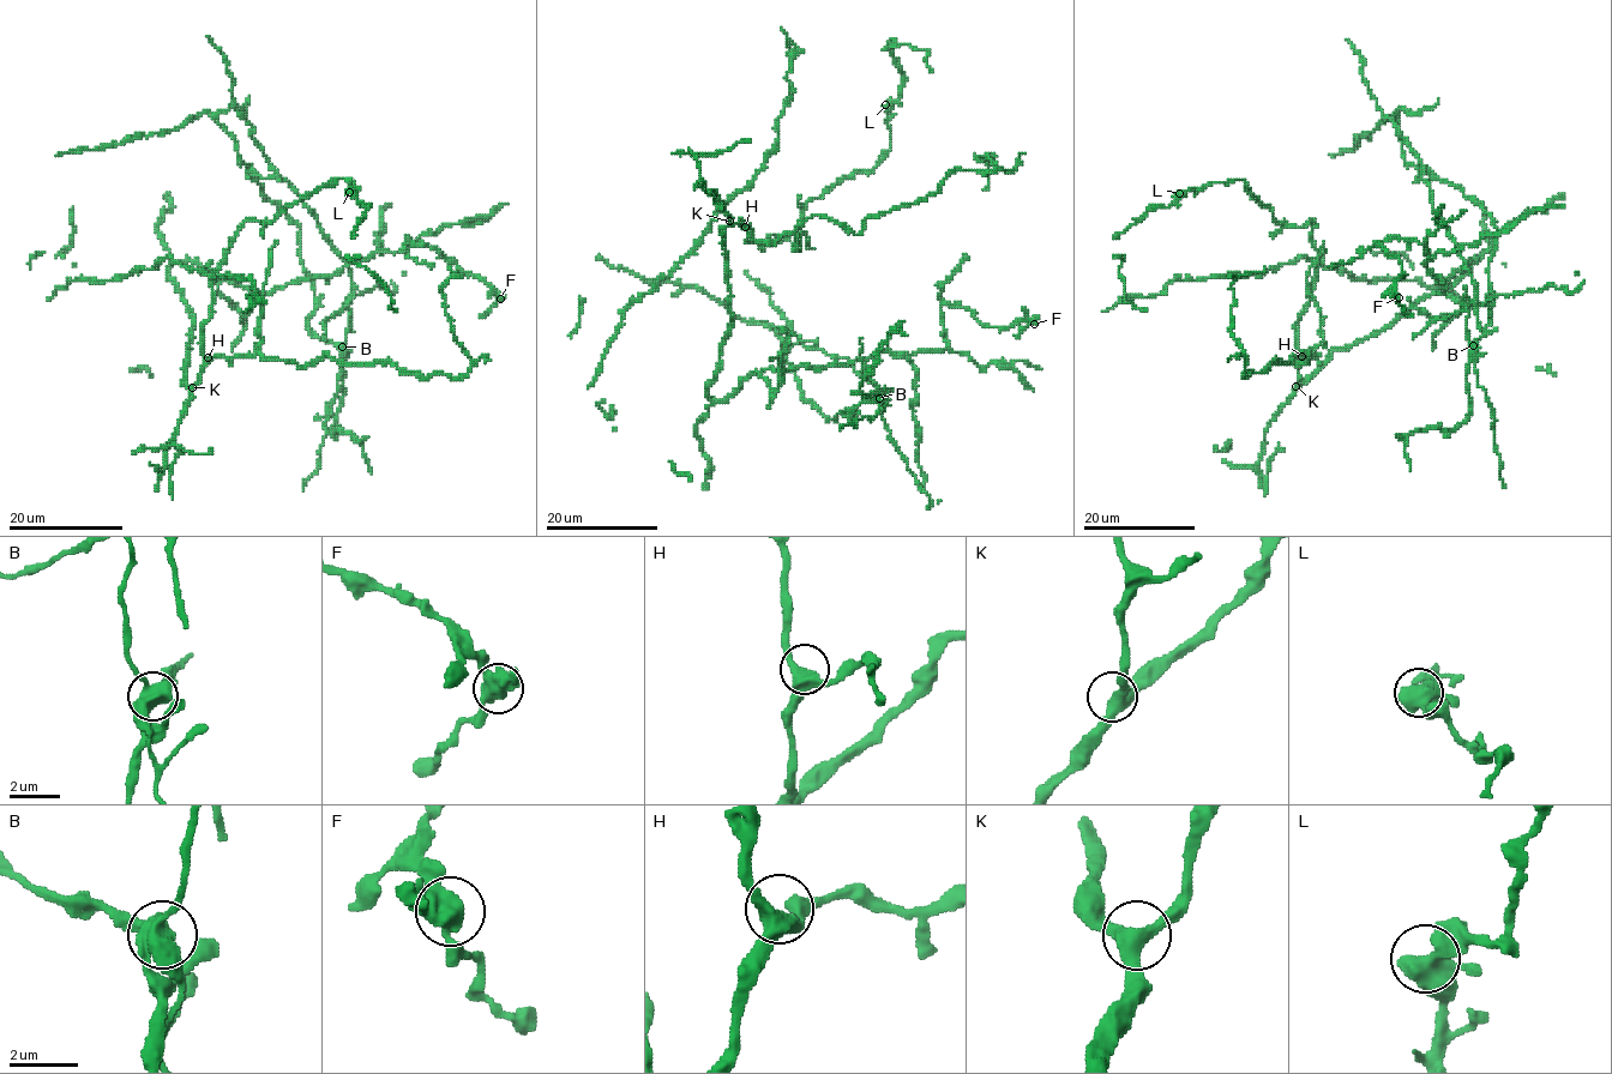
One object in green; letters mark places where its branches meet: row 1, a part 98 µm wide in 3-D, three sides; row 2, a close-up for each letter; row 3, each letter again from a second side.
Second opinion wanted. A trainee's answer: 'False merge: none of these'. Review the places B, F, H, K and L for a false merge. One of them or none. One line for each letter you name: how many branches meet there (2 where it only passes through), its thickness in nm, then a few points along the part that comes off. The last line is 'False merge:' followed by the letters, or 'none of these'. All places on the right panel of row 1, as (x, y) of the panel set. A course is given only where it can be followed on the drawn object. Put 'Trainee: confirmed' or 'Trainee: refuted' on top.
Trainee: refuted
B: Branches: 3. Thickness 550 nm. Course of the part to remove: (1473, 345), (1466, 306), (1475, 282), (1433, 210), (1415, 152), (1385, 119), (1346, 38)
False merge: B

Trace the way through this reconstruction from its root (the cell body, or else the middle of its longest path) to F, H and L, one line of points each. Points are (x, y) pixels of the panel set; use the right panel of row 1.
F: (1475, 263), (1445, 279), (1442, 294), (1420, 243), (1382, 240), (1401, 263), (1394, 284), (1399, 297)
H: (1475, 263), (1450, 287), (1420, 296), (1387, 326), (1354, 344), (1336, 348), (1299, 385), (1301, 356)
L: (1475, 263), (1299, 385), (1298, 321), (1319, 261), (1315, 222), (1277, 223), (1243, 180), (1179, 193)

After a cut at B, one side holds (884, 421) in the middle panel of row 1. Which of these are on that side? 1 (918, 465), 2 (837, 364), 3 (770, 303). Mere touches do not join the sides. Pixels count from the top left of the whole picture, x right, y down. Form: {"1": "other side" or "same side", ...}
{"1": "other side", "2": "other side", "3": "same side"}

